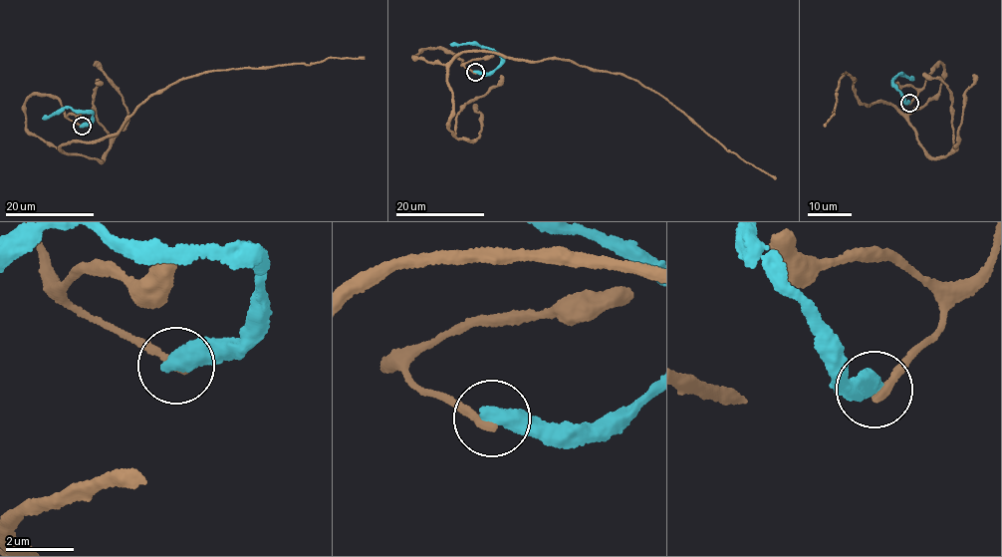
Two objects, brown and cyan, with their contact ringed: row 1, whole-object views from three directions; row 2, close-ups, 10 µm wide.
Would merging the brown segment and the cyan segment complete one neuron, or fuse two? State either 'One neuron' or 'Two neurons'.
Two neurons

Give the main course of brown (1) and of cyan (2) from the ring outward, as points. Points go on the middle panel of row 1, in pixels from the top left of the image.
1: (475, 73), (442, 49), (413, 57), (445, 65), (484, 51), (620, 73), (776, 179)
2: (475, 72), (493, 71), (501, 58), (490, 48), (472, 43), (450, 45)

